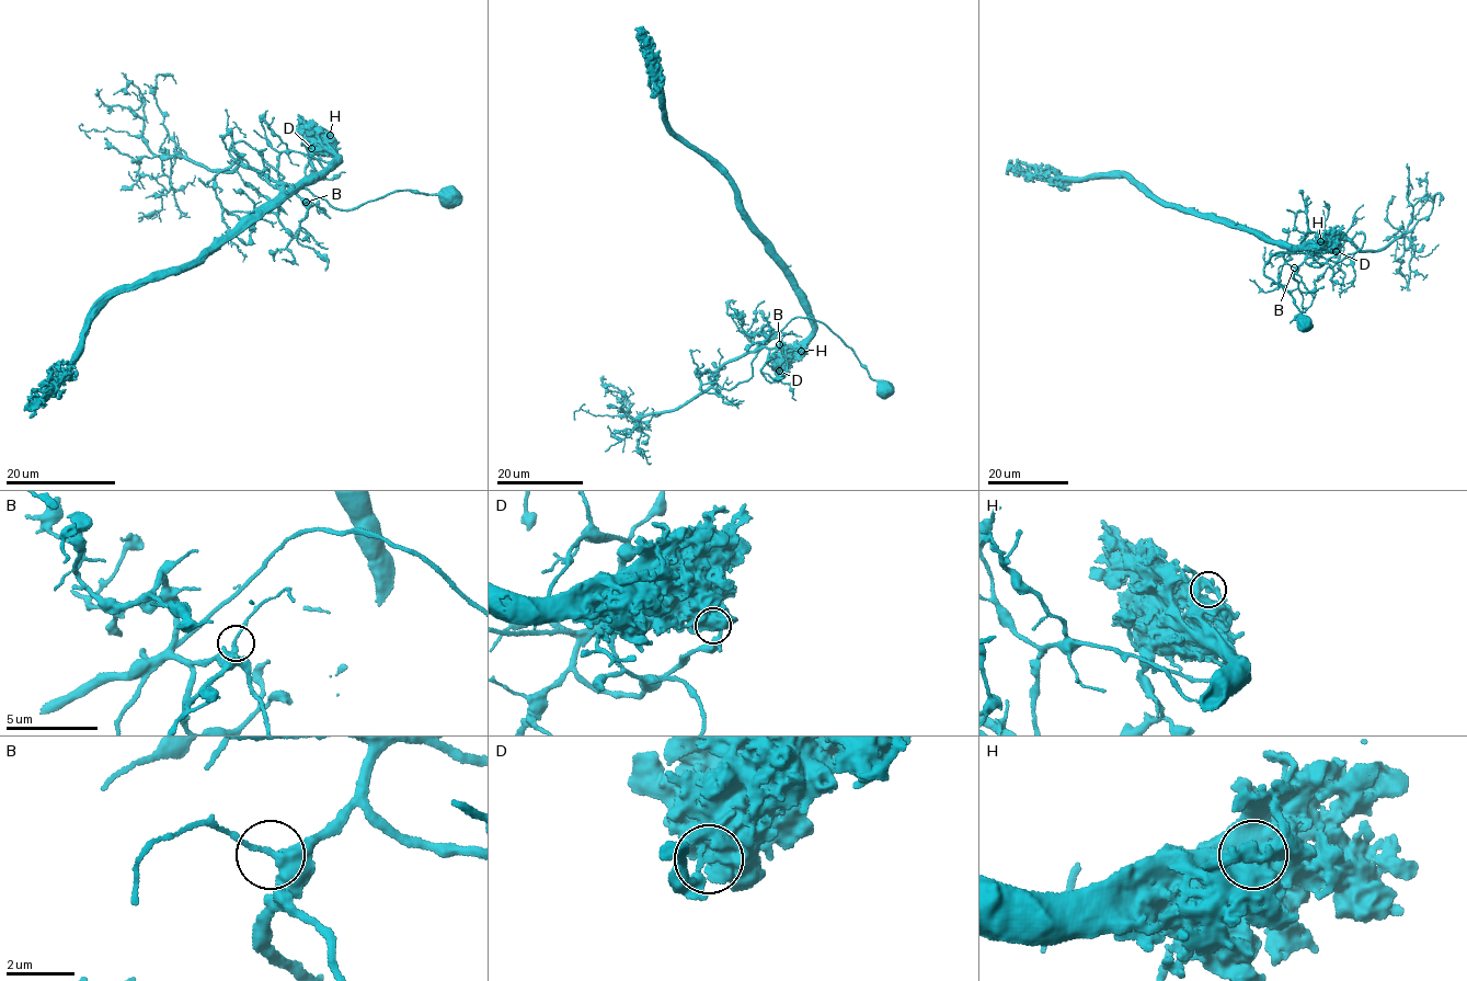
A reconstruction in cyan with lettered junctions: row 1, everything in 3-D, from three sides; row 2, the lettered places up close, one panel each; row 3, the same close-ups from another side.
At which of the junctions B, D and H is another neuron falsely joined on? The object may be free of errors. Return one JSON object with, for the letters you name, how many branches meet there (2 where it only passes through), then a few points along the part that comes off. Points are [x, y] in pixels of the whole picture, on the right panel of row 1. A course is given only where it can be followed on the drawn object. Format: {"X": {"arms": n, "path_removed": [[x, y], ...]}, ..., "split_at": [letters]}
{"D": {"arms": 2, "path_removed": [[1336, 251], [1318, 266], [1305, 261], [1329, 242], [1344, 239], [1371, 251], [1405, 234], [1412, 206], [1407, 163]]}, "split_at": ["D"]}

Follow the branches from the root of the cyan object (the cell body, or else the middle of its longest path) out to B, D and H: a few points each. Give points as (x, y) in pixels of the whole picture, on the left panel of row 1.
B: (450, 197), (402, 190), (344, 209), (330, 206), (327, 201), (314, 196), (306, 187), (286, 186), (306, 202)
D: (450, 197), (402, 190), (353, 208), (334, 208), (306, 187), (286, 186), (297, 193), (311, 148)
H: (450, 197), (402, 190), (344, 209), (306, 187), (286, 186), (297, 193), (314, 173), (311, 157), (330, 135)

